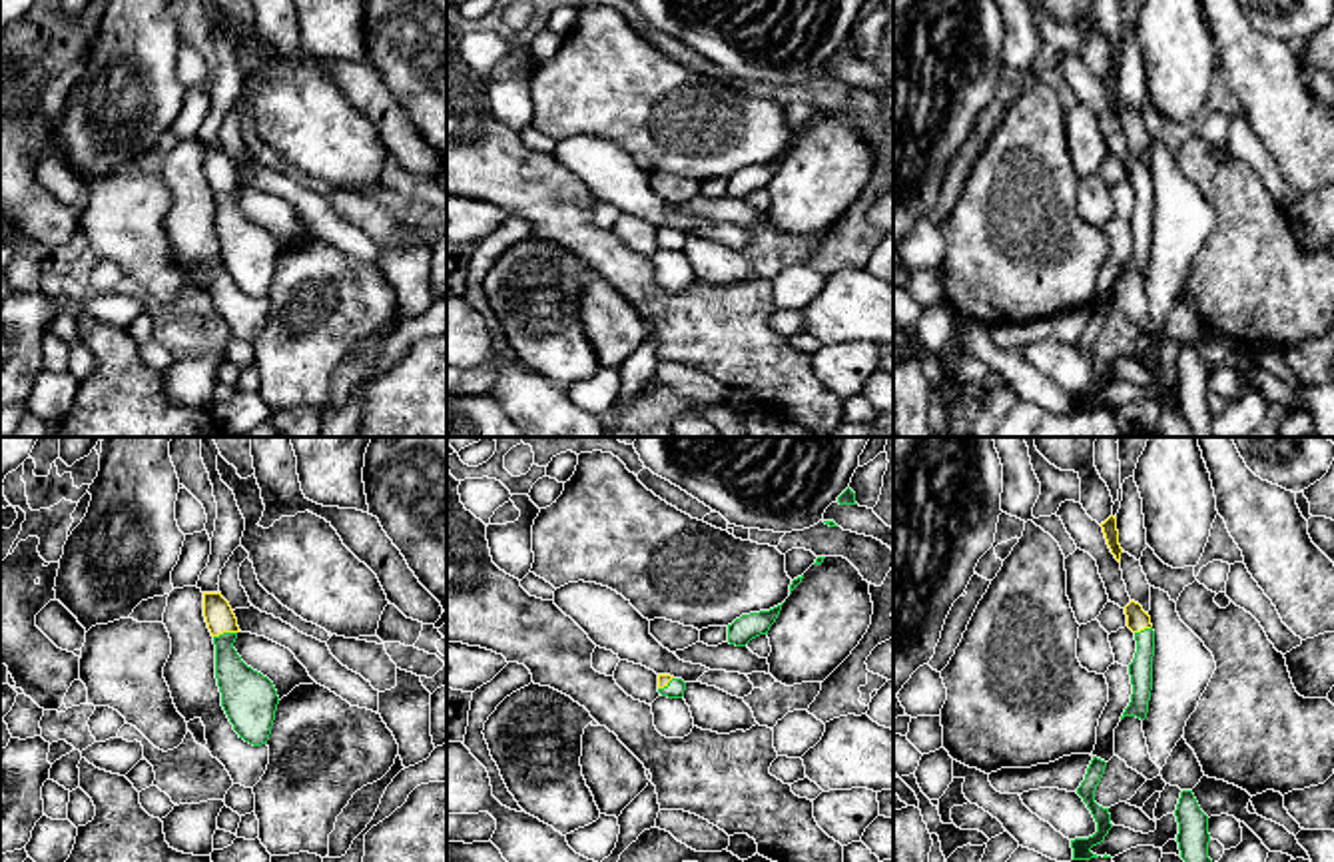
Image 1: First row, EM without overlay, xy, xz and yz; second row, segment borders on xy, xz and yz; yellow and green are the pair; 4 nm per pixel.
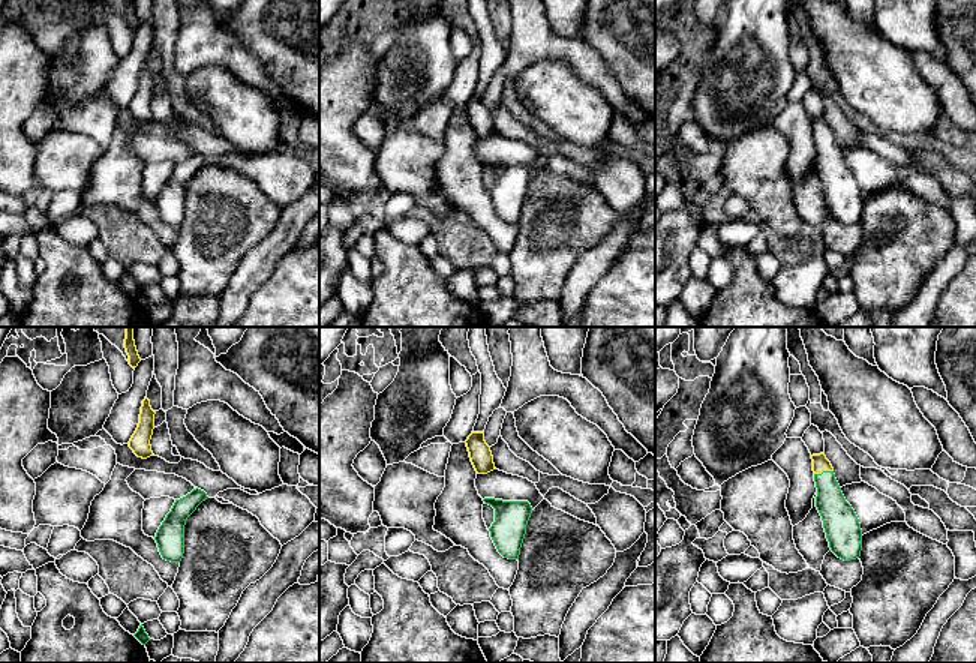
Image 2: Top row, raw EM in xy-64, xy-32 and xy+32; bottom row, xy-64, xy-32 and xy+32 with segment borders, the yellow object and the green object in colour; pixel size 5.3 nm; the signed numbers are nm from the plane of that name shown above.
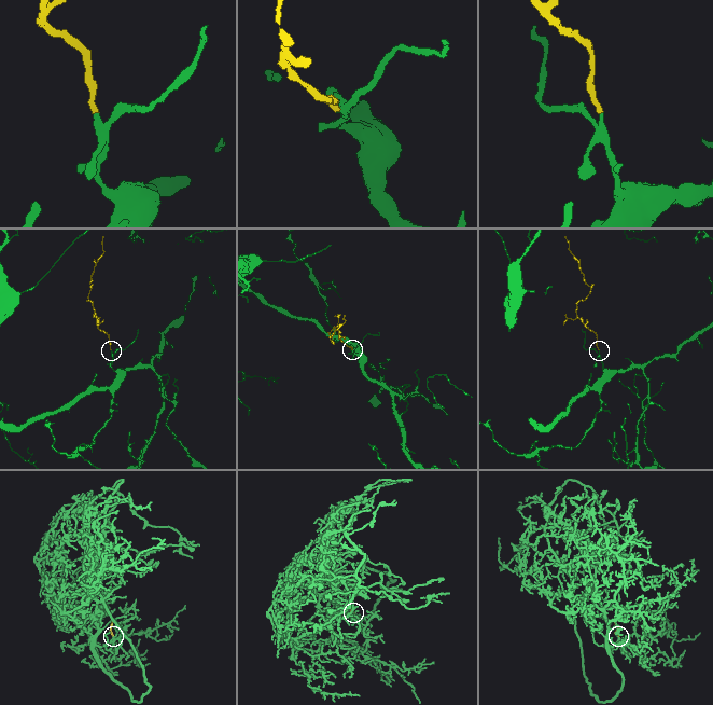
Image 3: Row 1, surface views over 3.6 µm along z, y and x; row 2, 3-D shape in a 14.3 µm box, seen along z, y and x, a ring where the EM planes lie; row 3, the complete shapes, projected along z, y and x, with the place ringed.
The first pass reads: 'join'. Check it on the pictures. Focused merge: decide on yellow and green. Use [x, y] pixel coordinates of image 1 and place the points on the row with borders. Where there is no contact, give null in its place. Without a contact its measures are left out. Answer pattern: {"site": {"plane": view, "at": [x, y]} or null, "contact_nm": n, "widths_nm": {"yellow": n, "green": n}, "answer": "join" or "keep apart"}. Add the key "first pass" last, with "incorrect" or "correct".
{"site": {"plane": "xy", "at": [224, 631]}, "contact_nm": 100, "widths_nm": {"yellow": 120, "green": 180}, "answer": "join", "first pass": "correct"}

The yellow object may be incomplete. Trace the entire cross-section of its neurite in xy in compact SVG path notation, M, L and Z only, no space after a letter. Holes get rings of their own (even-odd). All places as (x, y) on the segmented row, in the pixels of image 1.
M203 593L203 617L215 645L215 678L233 730L253 746L267 744L279 704L273 682L247 666L233 643L239 627L221 593Z

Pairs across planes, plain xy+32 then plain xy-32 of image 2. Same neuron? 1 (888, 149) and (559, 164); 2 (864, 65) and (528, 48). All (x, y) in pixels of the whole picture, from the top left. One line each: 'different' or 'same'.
1: same
2: different

